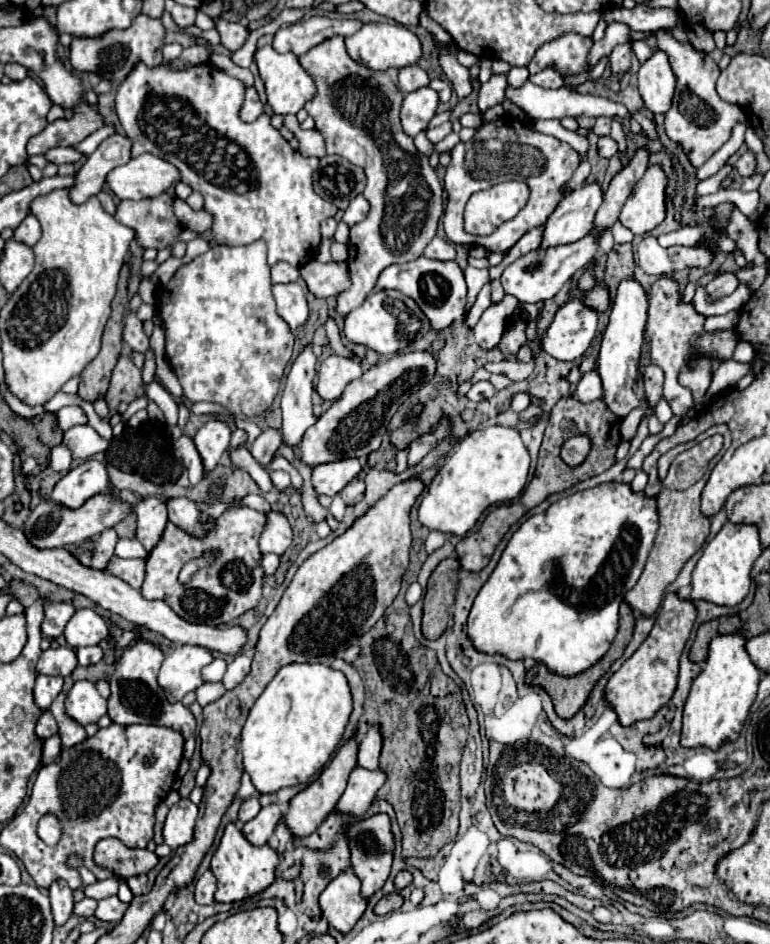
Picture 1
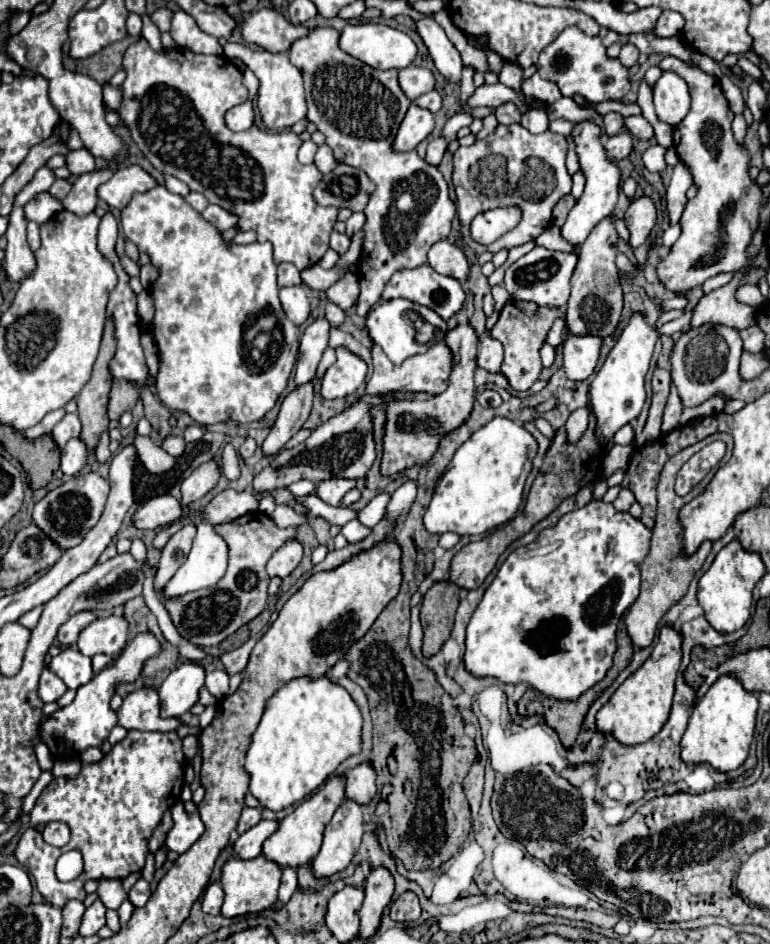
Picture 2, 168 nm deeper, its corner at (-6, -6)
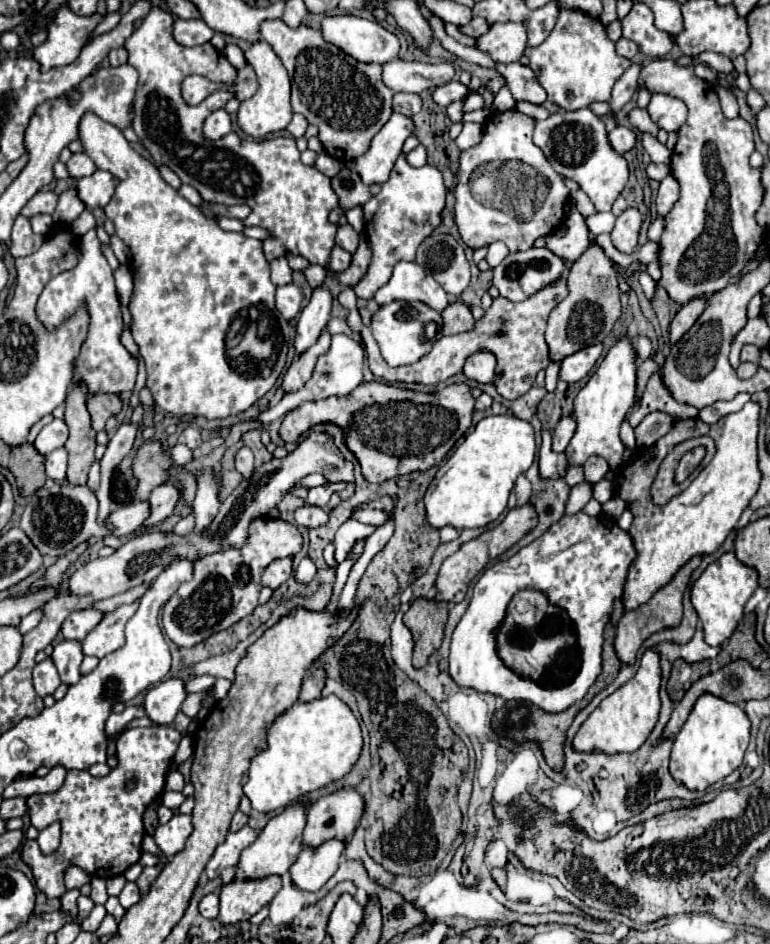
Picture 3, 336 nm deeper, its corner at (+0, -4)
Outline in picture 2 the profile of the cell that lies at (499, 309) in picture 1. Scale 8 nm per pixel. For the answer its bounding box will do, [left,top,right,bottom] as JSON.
[478,335,502,373]

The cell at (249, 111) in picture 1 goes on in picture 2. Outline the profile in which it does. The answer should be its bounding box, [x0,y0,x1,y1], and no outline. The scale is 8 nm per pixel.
[224,101,254,131]

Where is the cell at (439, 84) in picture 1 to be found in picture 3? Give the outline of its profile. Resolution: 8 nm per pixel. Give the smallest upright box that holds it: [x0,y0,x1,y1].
[392,93,422,117]

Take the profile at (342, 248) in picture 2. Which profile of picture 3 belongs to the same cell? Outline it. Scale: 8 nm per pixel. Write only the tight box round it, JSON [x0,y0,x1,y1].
[328,245,350,271]

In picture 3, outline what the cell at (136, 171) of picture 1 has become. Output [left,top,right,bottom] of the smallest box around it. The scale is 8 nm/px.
[74,171,118,209]

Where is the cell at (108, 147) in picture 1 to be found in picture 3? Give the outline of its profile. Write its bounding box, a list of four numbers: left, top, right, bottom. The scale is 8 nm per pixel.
[54,189,86,223]

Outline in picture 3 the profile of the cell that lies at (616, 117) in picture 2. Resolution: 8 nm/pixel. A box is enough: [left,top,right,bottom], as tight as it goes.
[610,65,640,117]

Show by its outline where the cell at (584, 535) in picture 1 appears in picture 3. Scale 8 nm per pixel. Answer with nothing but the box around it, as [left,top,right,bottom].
[450,511,634,713]

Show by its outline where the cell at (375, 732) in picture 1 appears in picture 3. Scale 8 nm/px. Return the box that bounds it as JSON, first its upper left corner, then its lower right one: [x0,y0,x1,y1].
[304,789,364,847]

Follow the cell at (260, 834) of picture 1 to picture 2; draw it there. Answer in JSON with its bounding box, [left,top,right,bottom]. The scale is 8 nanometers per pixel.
[232,821,278,859]

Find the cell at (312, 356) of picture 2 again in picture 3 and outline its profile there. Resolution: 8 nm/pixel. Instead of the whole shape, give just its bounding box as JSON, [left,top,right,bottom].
[294,287,332,357]

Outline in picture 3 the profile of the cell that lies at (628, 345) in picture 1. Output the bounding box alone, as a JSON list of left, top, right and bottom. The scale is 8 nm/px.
[566,337,636,469]

